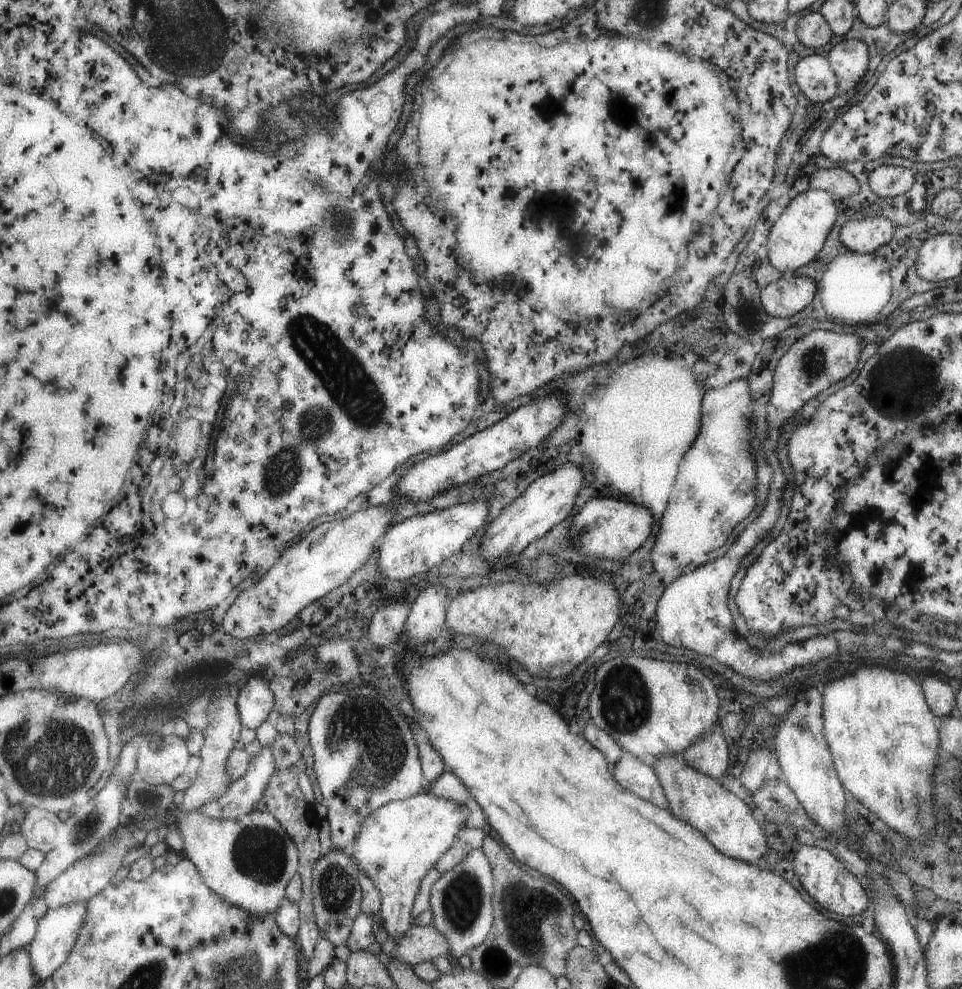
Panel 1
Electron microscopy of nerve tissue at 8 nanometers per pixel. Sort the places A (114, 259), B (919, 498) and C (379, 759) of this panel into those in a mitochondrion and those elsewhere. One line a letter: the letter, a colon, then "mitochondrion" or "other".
A: other
B: other
C: mitochondrion

